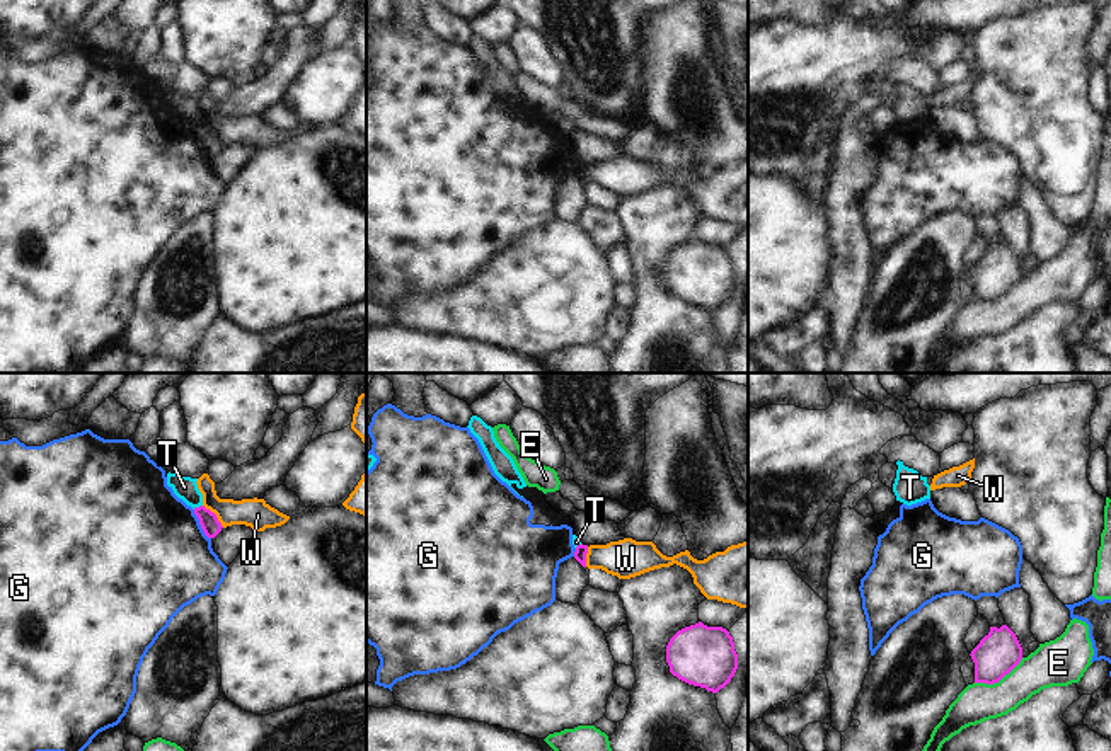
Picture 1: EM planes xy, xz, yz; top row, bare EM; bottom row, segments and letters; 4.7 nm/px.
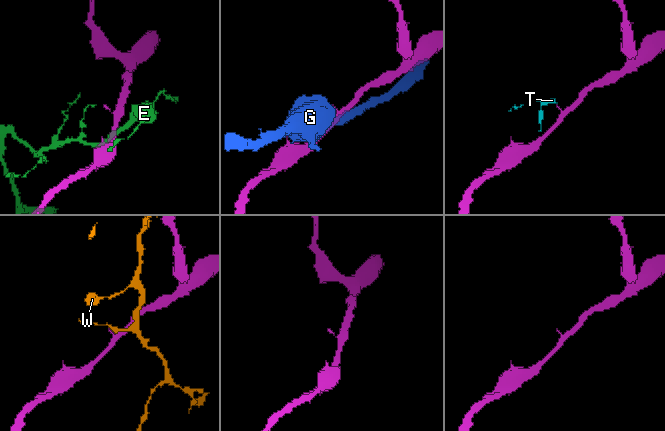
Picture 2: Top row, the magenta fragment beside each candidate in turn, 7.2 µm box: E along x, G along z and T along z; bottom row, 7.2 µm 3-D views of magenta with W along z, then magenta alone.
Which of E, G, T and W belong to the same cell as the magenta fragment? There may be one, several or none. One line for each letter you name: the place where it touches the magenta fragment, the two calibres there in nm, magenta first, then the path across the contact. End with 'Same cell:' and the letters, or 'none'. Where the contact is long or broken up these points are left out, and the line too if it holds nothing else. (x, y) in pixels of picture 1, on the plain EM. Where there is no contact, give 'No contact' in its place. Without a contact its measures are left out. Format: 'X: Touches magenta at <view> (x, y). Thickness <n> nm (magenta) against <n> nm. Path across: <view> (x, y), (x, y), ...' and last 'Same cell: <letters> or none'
Same cell: none.

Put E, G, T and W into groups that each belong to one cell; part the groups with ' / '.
E / G / T / W

